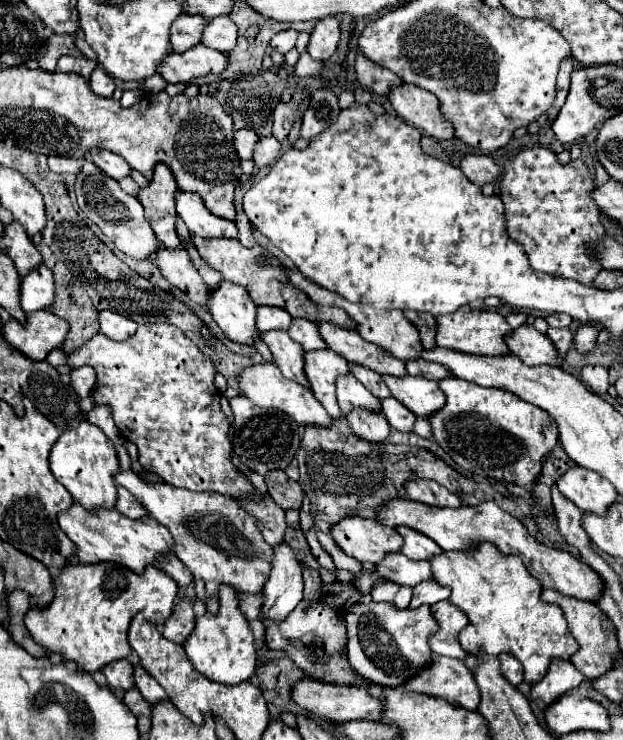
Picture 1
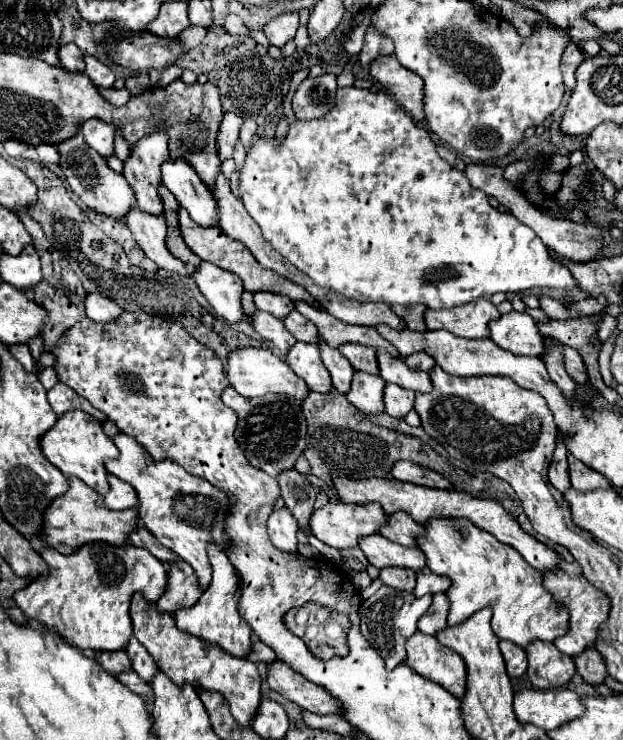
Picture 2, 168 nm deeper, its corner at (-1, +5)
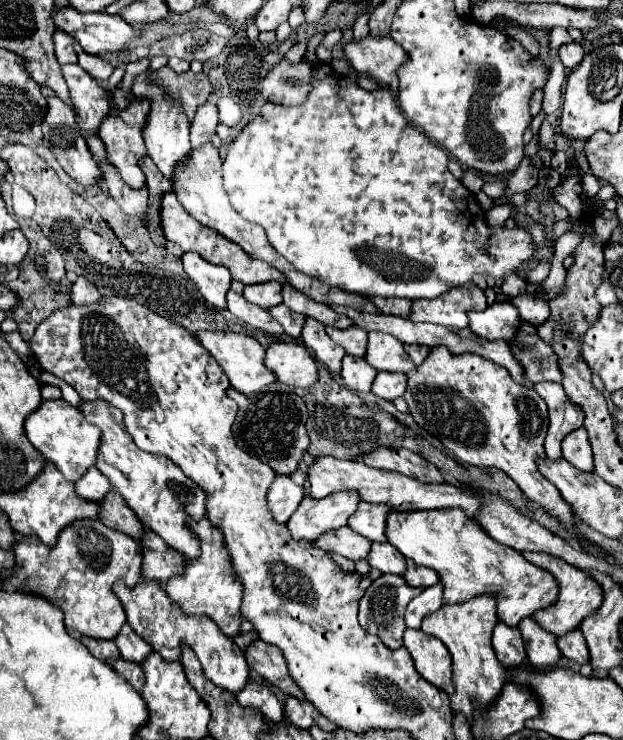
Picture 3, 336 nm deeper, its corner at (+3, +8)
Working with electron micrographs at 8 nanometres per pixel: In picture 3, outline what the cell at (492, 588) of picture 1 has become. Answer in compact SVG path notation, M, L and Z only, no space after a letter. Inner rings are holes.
M390 510L386 536L406 558L438 572L440 584L444 586L444 602L458 604L488 592L498 602L498 620L504 620L508 626L518 626L522 618L552 606L558 598L558 584L548 570L530 564L514 548L496 544L492 536L462 510Z

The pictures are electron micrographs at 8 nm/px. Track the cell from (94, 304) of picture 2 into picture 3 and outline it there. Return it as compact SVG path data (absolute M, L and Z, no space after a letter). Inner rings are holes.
M86 276L76 278L76 282L70 288L70 296L72 296L72 304L92 304L102 298L102 294L98 294L96 286Z

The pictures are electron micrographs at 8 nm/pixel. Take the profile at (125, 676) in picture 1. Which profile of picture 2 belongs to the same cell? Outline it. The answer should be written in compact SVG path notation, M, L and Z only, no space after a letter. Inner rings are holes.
M102 651L102 653L96 653L96 661L104 667L104 671L108 671L114 677L118 677L120 673L132 669L132 663L130 663L126 651L112 651L112 653Z

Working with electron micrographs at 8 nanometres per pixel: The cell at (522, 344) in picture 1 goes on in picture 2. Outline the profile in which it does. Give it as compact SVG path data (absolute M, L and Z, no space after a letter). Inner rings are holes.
M510 311L490 323L490 339L514 355L540 357L544 353L544 337L528 313Z

